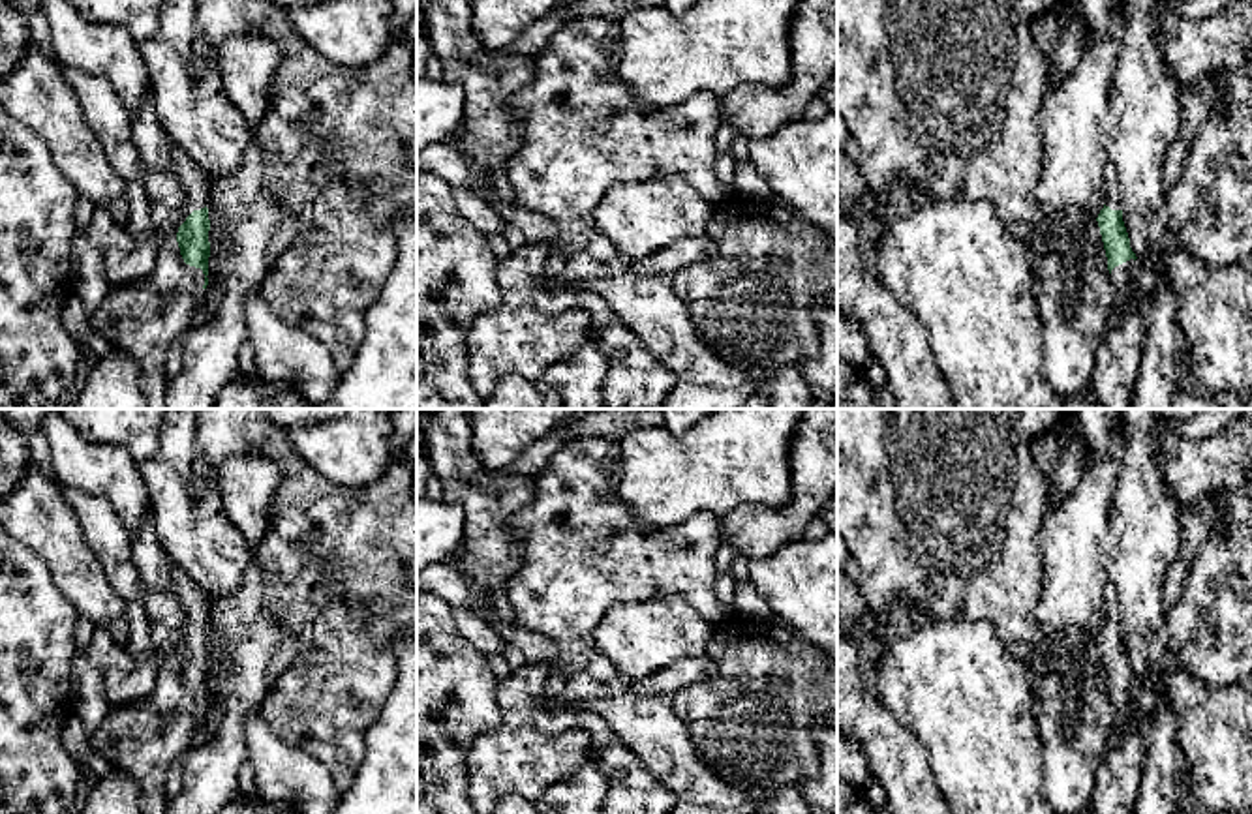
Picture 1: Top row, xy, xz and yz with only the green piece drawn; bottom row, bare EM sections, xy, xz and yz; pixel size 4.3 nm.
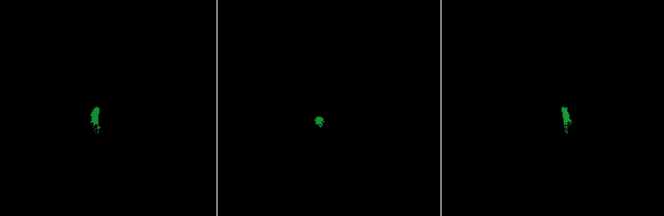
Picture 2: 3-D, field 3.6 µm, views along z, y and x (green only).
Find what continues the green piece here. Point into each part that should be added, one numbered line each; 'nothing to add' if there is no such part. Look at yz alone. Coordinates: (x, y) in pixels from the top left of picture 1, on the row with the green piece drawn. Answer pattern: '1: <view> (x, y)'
1: yz (1112, 190)
2: yz (1136, 280)

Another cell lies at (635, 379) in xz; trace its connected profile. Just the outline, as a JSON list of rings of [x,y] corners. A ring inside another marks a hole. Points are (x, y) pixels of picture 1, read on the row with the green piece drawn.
[[[616,321],[593,332],[591,339],[610,362],[603,383],[604,409],[663,409],[678,377],[648,353],[633,330]]]

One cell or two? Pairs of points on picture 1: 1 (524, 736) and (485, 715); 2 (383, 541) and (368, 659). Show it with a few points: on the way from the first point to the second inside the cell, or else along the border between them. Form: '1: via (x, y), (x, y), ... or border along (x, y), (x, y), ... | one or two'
1: border along (498, 681), (500, 723), (481, 734), (468, 753) | two
2: via (370, 571), (368, 629) | one

